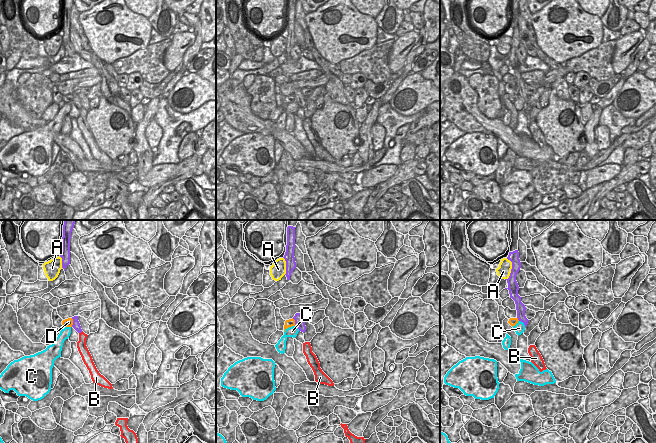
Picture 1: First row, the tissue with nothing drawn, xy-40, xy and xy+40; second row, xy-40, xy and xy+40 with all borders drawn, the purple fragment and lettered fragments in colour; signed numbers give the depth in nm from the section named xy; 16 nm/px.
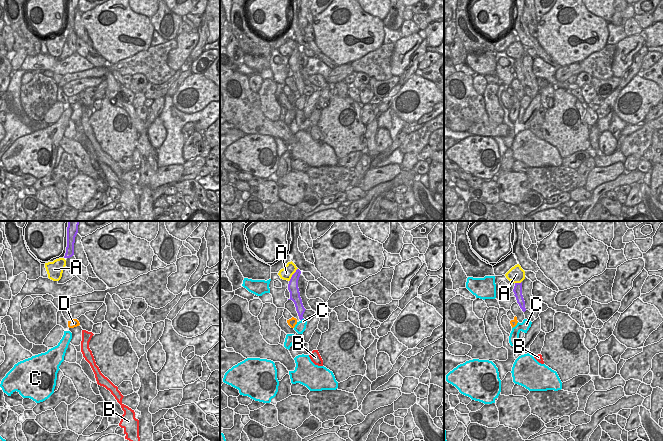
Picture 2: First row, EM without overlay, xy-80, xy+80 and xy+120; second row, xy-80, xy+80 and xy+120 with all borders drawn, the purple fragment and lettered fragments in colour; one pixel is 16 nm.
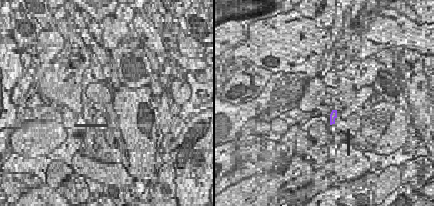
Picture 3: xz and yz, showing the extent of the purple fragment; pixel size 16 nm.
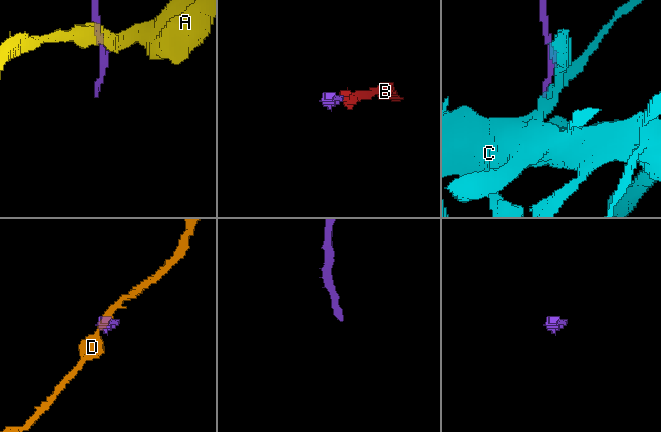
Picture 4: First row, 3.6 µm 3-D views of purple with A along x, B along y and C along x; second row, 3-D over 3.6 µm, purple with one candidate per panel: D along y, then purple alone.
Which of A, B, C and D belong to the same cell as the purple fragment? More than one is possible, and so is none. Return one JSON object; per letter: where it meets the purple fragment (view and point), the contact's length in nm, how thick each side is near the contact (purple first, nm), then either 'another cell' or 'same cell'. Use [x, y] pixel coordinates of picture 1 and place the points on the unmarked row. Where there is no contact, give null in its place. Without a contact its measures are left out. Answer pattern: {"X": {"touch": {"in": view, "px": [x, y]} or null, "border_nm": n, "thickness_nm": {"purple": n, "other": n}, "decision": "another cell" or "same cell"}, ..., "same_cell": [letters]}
{"A": {"touch": {"in": "xy+40", "px": [511, 45]}, "border_nm": 360, "thickness_nm": {"purple": 160, "other": 220}, "decision": "another cell"}, "B": {"touch": {"in": "xy-40", "px": [80, 108]}, "border_nm": 70, "thickness_nm": {"purple": 130, "other": 160}, "decision": "same cell"}, "C": {"touch": {"in": "xy+40", "px": [523, 98]}, "border_nm": 150, "thickness_nm": {"purple": 160, "other": 170}, "decision": "another cell"}, "D": {"touch": {"in": "xy-40", "px": [73, 98]}, "border_nm": 140, "thickness_nm": {"purple": 130, "other": 130}, "decision": "another cell"}, "same_cell": ["B"]}

